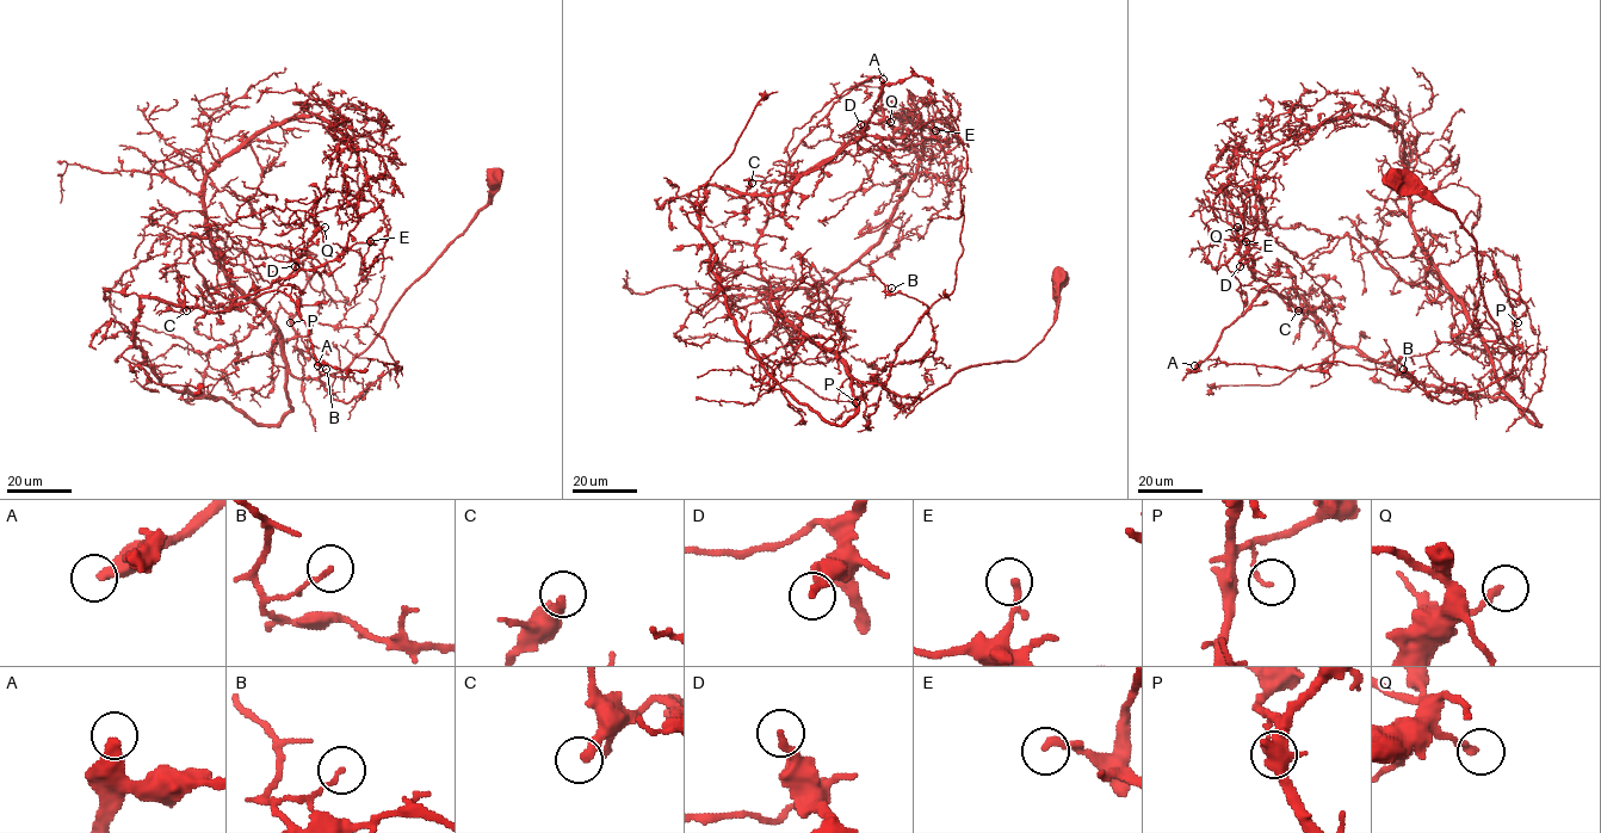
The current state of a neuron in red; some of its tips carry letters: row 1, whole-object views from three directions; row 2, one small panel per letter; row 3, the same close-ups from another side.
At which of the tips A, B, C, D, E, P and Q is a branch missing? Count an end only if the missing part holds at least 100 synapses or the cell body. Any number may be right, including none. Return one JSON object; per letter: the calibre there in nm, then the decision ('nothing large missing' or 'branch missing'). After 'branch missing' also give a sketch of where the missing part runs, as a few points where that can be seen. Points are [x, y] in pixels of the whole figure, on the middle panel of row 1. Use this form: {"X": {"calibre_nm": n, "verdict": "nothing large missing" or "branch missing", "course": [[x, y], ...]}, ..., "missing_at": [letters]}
{"A": {"calibre_nm": 420, "verdict": "branch missing", "course": [[883, 79], [886, 57], [865, 43], [827, 41], [821, 36], [803, 34], [790, 49]]}, "B": {"calibre_nm": 110, "verdict": "nothing large missing"}, "C": {"calibre_nm": 320, "verdict": "nothing large missing"}, "D": {"calibre_nm": 240, "verdict": "nothing large missing"}, "E": {"calibre_nm": 160, "verdict": "nothing large missing"}, "P": {"calibre_nm": 130, "verdict": "nothing large missing"}, "Q": {"calibre_nm": 220, "verdict": "nothing large missing"}, "missing_at": ["A"]}

